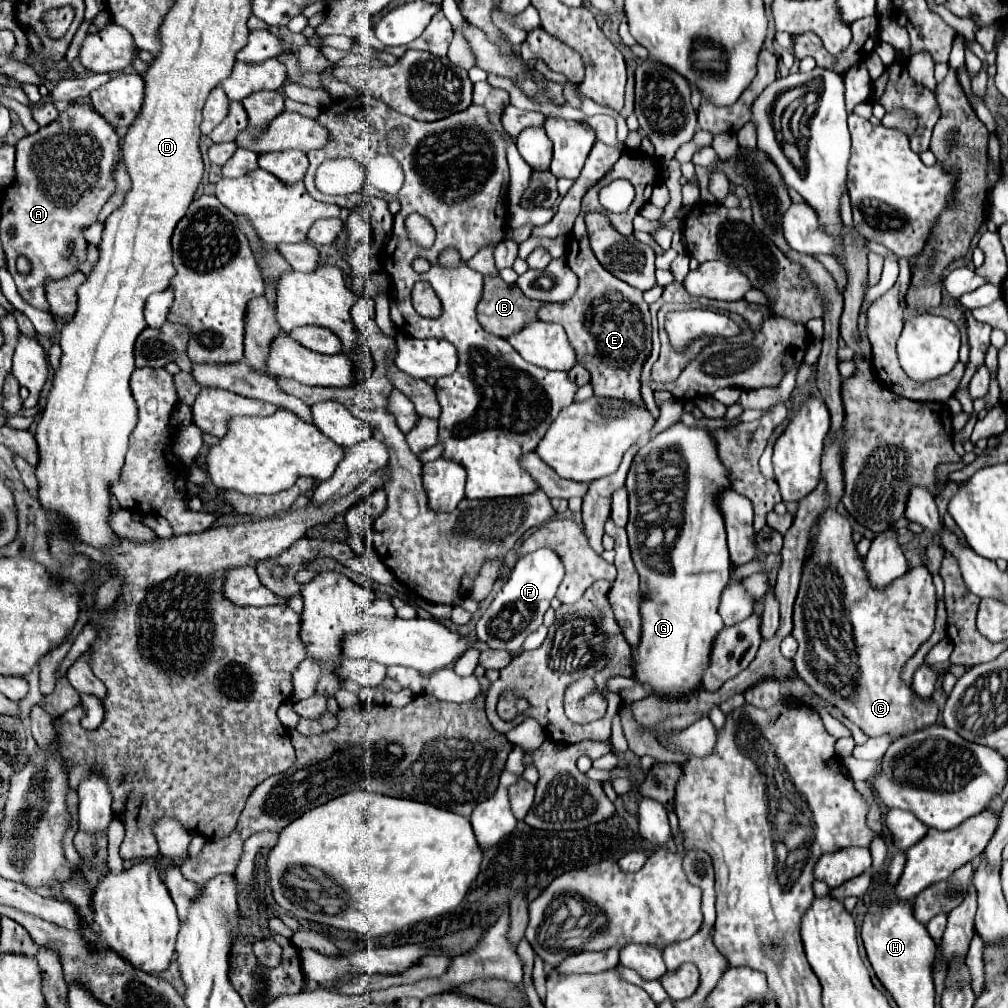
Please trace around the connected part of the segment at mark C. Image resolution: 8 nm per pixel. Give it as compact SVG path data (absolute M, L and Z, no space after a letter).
M828 510L820 518L820 530L816 536L816 554L806 562L802 570L800 592L794 602L794 630L792 636L798 642L794 666L798 676L810 686L810 690L824 702L840 708L848 720L862 728L868 736L880 736L890 732L900 738L908 732L928 728L936 722L938 708L932 700L916 700L912 690L900 680L904 664L914 656L918 646L926 642L934 630L936 618L936 588L932 574L924 566L908 570L884 590L874 590L864 574L862 558L852 542L852 528L844 516L836 510Z

